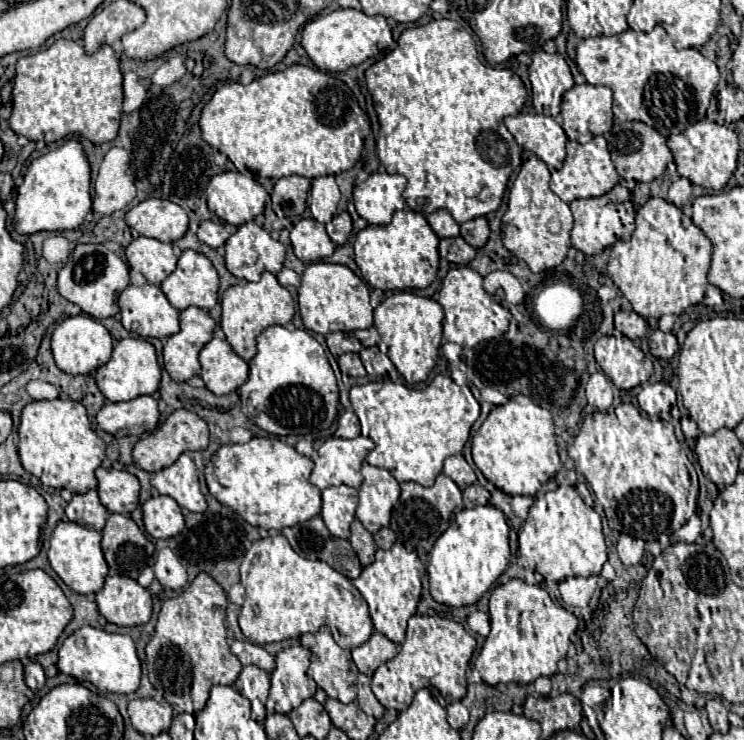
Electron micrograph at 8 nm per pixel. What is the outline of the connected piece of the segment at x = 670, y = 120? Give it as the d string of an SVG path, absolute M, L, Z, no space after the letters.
M656 26L650 32L634 32L626 30L618 36L596 36L586 38L576 48L576 64L580 72L584 74L588 84L594 86L608 86L613 92L612 111L618 120L638 120L644 124L650 124L656 132L662 132L662 136L670 138L672 134L678 134L686 130L692 122L698 122L706 116L708 102L714 94L714 88L720 80L718 66L704 58L698 50L676 50L670 36L662 26Z

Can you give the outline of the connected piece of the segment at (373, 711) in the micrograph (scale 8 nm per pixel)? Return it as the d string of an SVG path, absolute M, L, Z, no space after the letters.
M358 674L358 698L356 698L356 702L358 702L358 706L366 712L366 714L370 714L370 716L374 716L376 720L380 720L382 718L382 714L384 714L384 706L378 702L378 698L372 694L372 690L370 690L370 678L368 676L364 676L364 674Z

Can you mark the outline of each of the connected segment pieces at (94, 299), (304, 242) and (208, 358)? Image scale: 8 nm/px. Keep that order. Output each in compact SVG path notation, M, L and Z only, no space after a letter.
M78 244L72 250L66 266L62 266L62 270L58 272L58 292L68 302L78 304L86 314L98 320L116 316L120 312L118 296L126 286L130 286L128 266L104 244Z
M298 220L290 232L294 254L302 262L318 262L334 254L334 242L328 238L324 224L318 220Z
M212 338L200 352L202 380L216 396L230 394L248 380L248 364L226 340Z

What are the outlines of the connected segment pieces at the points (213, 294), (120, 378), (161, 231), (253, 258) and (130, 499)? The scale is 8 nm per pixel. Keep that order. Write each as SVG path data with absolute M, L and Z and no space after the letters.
M184 250L176 270L160 284L176 310L190 306L212 310L218 302L218 272L214 264L196 250Z
M126 338L116 342L112 358L94 372L94 380L100 392L110 402L120 402L120 400L132 400L144 394L154 394L160 386L160 374L162 370L160 370L154 346L144 338Z
M148 198L126 214L126 224L140 236L176 242L188 230L188 214L170 200Z
M256 222L242 224L226 242L226 268L240 280L258 282L262 272L278 274L284 266L284 246Z
M100 466L96 470L98 494L102 504L116 514L130 514L138 506L140 482L126 470L114 470Z

